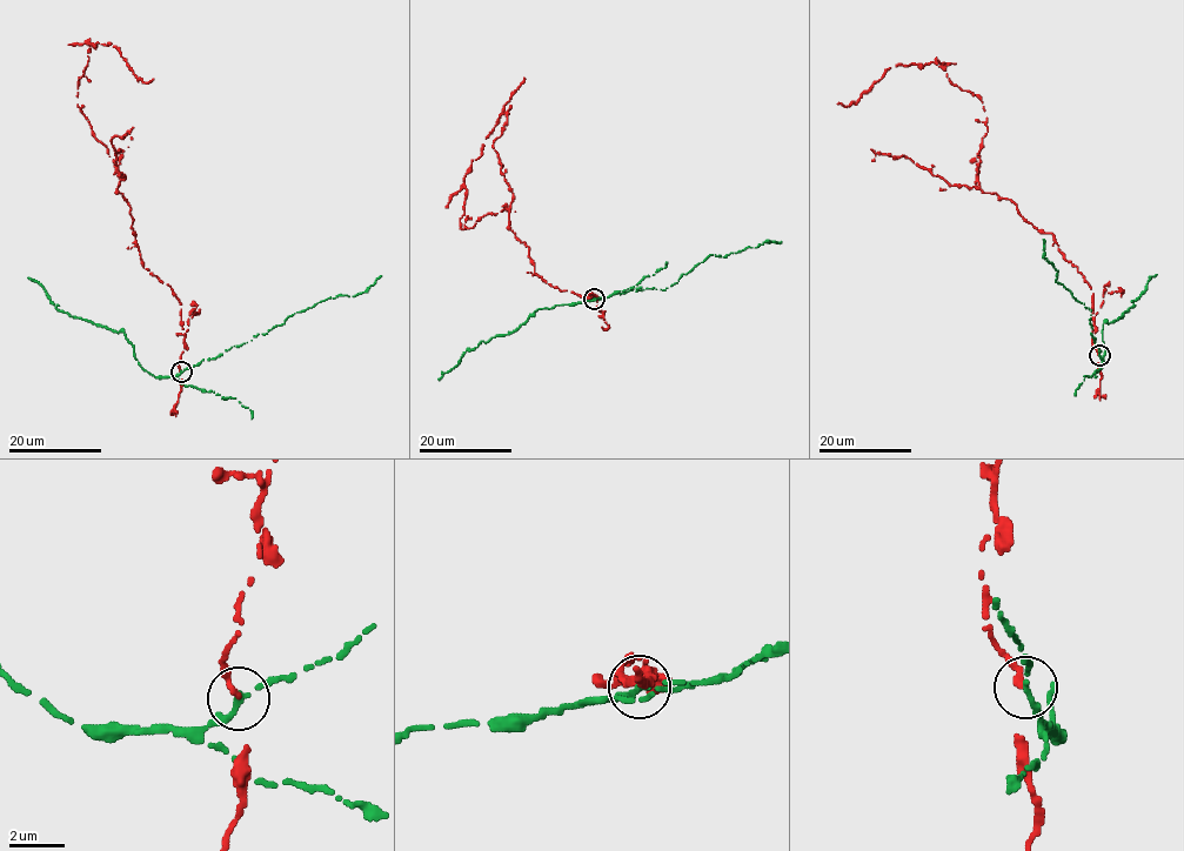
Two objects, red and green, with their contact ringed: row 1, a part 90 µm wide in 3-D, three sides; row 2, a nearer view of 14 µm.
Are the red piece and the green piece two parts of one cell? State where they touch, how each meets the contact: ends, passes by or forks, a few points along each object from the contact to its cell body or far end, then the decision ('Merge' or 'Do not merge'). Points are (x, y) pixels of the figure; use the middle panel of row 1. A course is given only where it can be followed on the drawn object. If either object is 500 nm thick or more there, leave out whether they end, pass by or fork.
Place: (594, 299). At the ring red ends. At the ring green passes by. Course of red: (594, 299), (534, 274), (528, 247), (509, 226), (509, 209), (460, 227), (472, 161), (524, 78). Course of green: (594, 299), (633, 289), (664, 290), (710, 254), (724, 256), (749, 246), (781, 241). Do not merge

